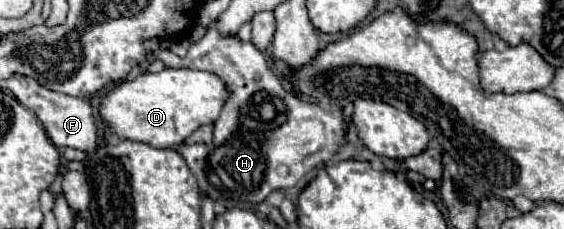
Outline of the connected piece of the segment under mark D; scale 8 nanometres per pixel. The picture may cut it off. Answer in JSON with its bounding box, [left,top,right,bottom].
[100,68,230,148]

